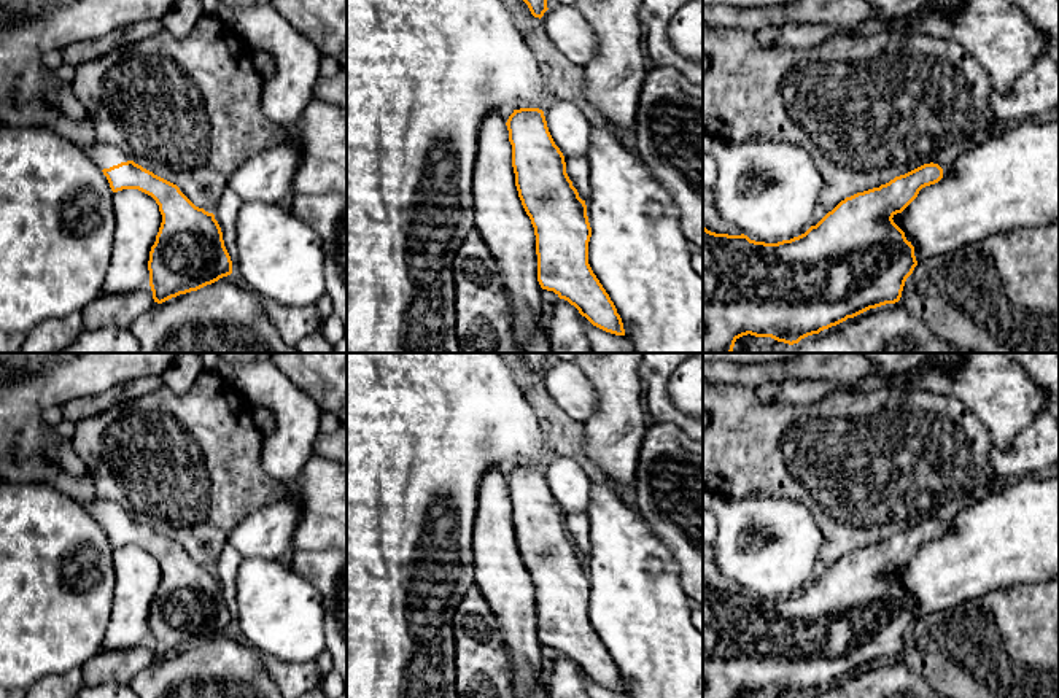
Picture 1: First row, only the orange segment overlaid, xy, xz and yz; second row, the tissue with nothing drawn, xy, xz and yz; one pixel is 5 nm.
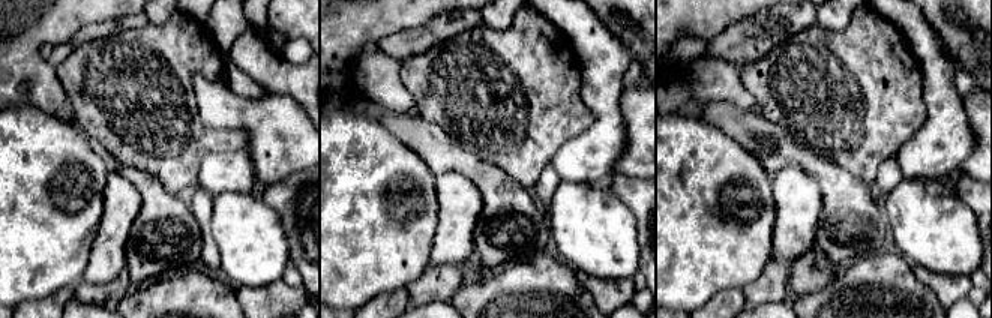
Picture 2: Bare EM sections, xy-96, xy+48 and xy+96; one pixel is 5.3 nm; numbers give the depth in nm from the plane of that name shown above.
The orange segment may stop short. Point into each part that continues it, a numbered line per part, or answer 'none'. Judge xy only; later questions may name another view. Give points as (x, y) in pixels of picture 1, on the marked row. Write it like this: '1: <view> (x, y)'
1: xy (104, 156)

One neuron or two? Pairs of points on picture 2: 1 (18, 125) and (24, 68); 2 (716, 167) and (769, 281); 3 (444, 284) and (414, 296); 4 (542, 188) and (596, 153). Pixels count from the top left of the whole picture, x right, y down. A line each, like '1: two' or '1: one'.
1: two
2: two
3: one
4: two

